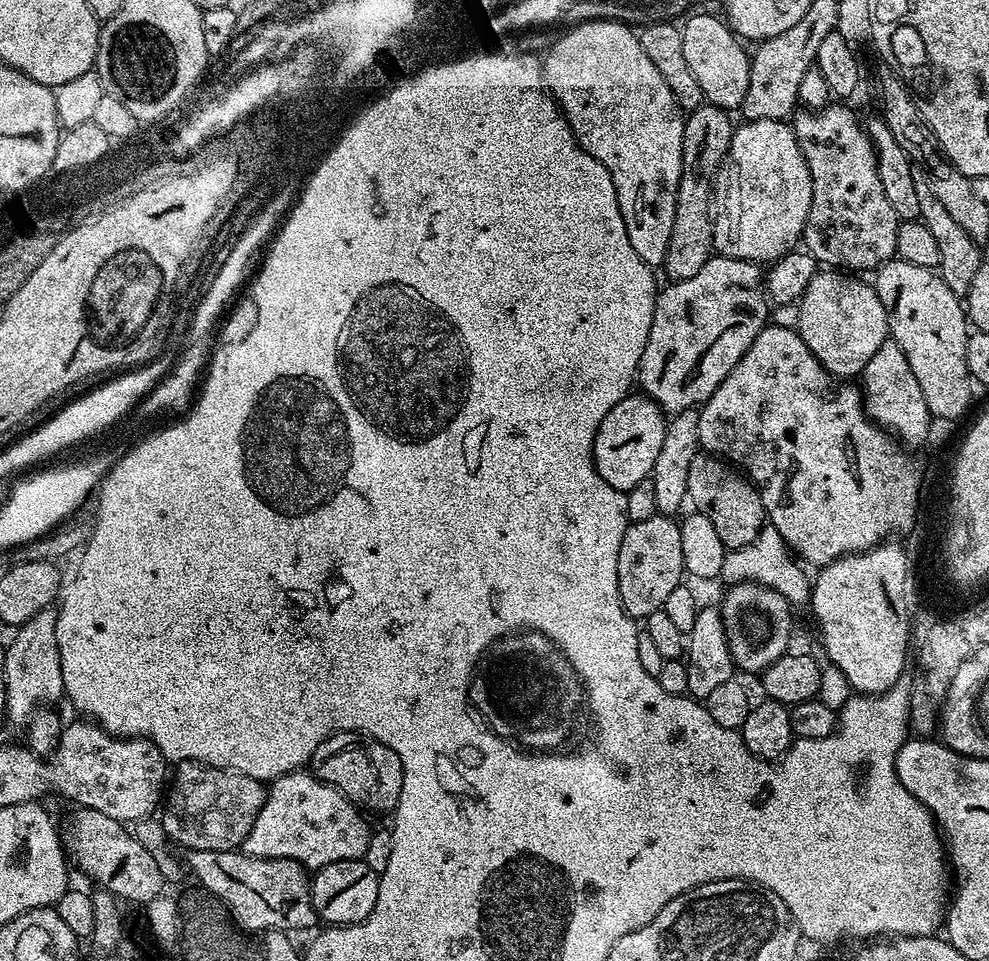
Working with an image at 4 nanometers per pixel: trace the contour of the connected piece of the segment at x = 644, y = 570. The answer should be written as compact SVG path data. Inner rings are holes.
M657 514L629 523L618 550L618 590L622 606L633 618L647 618L661 611L666 597L685 579L682 534L671 515Z

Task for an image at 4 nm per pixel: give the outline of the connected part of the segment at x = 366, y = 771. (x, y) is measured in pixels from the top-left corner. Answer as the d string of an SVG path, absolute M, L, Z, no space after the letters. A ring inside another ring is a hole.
M334 732L314 750L310 771L322 782L334 786L361 810L391 813L402 794L402 762L390 746L363 736L361 732Z

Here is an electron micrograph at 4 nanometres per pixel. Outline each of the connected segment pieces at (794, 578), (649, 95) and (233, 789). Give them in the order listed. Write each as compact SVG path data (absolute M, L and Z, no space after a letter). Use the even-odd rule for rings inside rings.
M765 526L748 546L725 551L719 579L725 580L725 585L728 586L761 584L773 588L778 590L778 594L782 594L782 598L786 598L789 604L799 606L799 604L807 605L810 600L810 576L803 570L805 571L797 562L788 543L782 538L782 534L778 534L778 530L774 530L771 526Z
M595 20L589 24L578 26L574 30L561 34L558 42L554 42L547 49L548 57L542 60L542 75L544 86L548 89L553 100L556 101L559 109L568 120L568 125L572 127L572 133L576 136L577 142L606 170L610 170L610 178L614 182L614 190L618 194L618 210L622 210L622 222L626 222L626 238L630 238L630 246L634 246L638 258L646 262L649 268L656 270L663 265L666 258L666 250L670 246L670 238L674 230L674 206L678 198L678 182L682 174L682 138L684 137L685 113L678 106L674 94L670 94L670 86L666 86L666 81L662 79L662 74L658 74L658 69L640 45L640 38L633 38L629 32L620 24L611 25Z
M182 760L175 765L176 777L171 777L162 804L164 835L169 841L181 844L184 850L239 849L244 843L258 810L262 808L265 785L230 768L211 768L196 760Z

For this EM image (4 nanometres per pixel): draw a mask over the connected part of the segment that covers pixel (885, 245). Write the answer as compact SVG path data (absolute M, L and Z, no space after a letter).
M832 102L826 108L800 110L790 120L798 138L798 146L806 158L812 183L810 214L804 227L802 244L816 259L817 265L864 274L867 268L875 270L896 256L898 226L901 220L894 214L894 209L890 207L890 202L882 191L882 178L878 178L877 149L862 124L856 121L855 114L844 104L847 103Z

